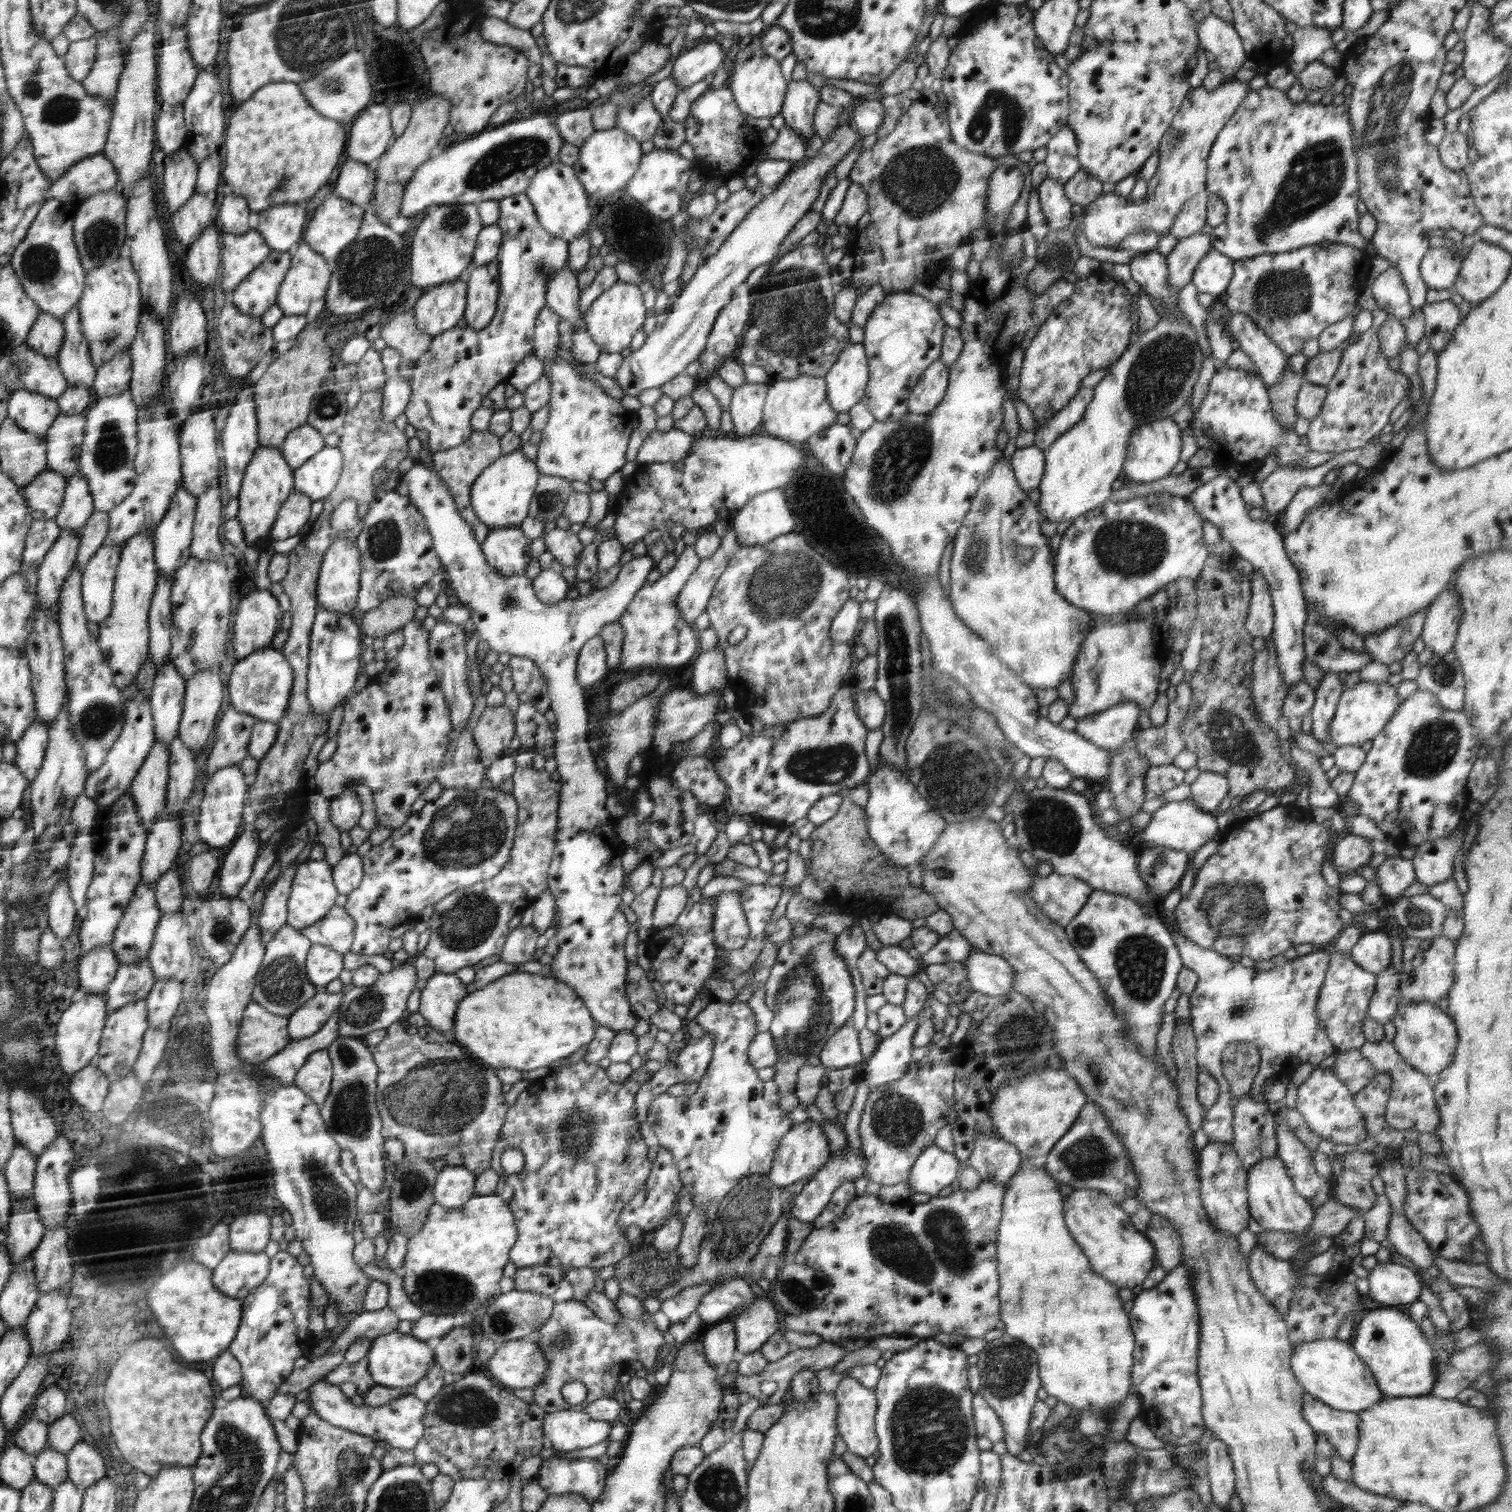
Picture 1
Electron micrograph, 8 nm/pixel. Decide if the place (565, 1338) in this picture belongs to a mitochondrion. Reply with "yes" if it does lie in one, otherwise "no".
yes

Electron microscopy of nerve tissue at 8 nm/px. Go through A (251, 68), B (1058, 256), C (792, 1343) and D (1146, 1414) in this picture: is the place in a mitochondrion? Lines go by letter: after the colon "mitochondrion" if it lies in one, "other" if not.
A: other
B: mitochondrion
C: other
D: other

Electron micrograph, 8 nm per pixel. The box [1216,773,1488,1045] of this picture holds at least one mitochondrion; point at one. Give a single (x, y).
(1419, 918)

